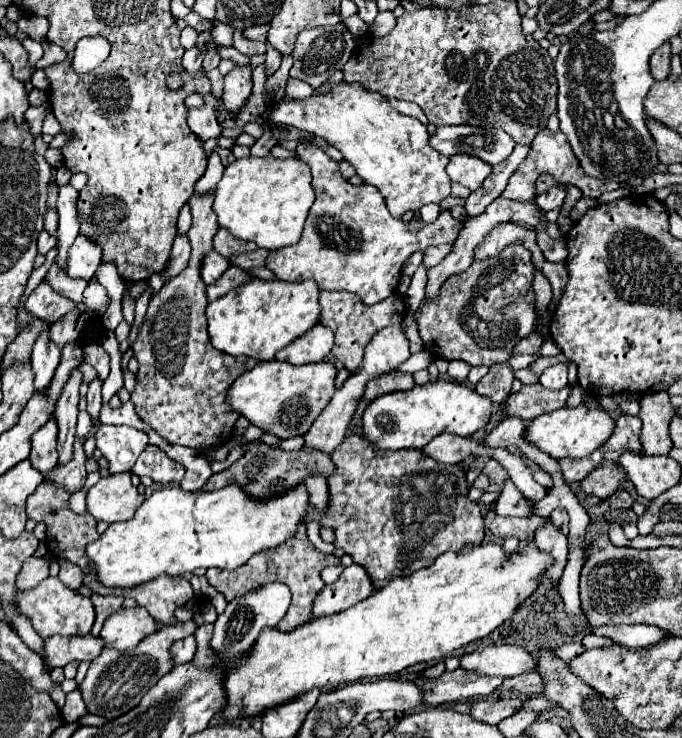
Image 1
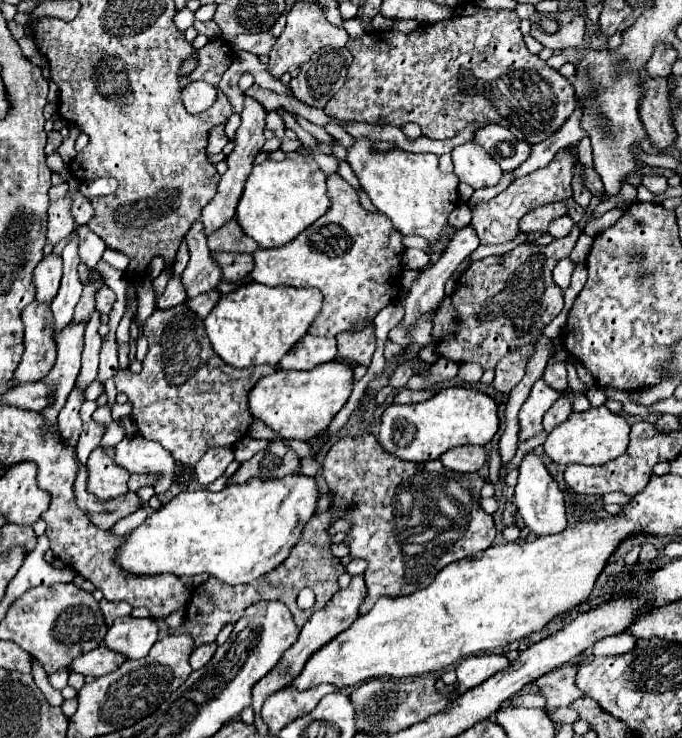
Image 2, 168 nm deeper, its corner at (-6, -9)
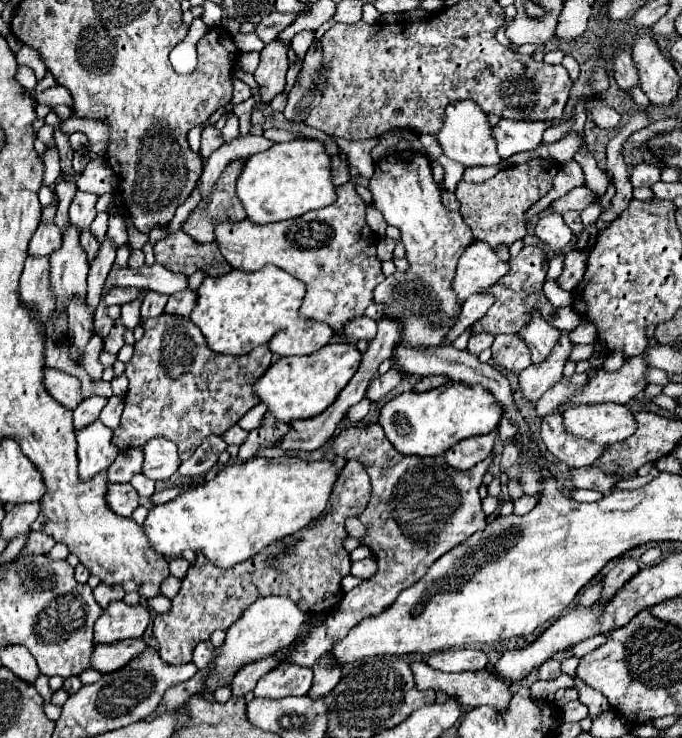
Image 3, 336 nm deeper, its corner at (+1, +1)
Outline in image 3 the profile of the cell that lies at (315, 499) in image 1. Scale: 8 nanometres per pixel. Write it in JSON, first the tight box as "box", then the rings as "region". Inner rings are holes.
{"box":[222,425,248,445],"region":[[[234,425],[230,431],[226,431],[226,433],[222,433],[222,439],[228,443],[228,445],[242,445],[244,443],[244,439],[248,437],[248,431],[244,431],[242,427],[238,427],[238,425]]]}

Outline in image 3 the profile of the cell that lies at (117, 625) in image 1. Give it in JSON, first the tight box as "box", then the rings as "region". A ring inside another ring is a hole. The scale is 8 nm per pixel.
{"box":[94,601,150,645],"region":[[[110,601],[110,605],[94,623],[94,643],[110,645],[120,639],[142,637],[148,623],[150,613],[142,605],[126,605],[124,601]]]}

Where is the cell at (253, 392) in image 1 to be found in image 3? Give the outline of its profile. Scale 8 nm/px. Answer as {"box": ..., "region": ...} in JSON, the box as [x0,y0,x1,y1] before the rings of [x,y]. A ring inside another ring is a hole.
{"box":[254,343,362,423],"region":[[[328,343],[320,351],[306,357],[280,357],[254,385],[260,401],[278,421],[290,423],[296,419],[308,419],[328,409],[338,393],[350,383],[358,371],[362,353],[352,343]]]}

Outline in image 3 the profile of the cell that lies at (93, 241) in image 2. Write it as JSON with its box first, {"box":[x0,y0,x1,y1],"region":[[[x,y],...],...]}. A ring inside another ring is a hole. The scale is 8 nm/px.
{"box":[70,190,98,229],"region":[[[78,190],[70,205],[70,223],[80,229],[86,229],[96,217],[96,201],[98,195]]]}

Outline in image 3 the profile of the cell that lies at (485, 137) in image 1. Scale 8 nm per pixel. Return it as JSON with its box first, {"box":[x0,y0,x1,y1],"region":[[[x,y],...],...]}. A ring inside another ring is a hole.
{"box":[492,119,550,159],"region":[[[502,119],[496,127],[492,127],[492,133],[496,137],[496,147],[502,159],[520,153],[520,151],[532,151],[542,143],[542,133],[550,127],[548,121],[514,121],[514,119]]]}

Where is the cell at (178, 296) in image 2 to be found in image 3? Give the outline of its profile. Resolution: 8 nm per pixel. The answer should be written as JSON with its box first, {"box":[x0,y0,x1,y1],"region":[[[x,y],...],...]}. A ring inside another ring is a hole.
{"box":[140,291,168,319],"region":[[[148,291],[146,297],[144,297],[144,301],[142,301],[142,307],[140,307],[142,319],[150,319],[150,317],[162,315],[162,313],[164,313],[164,307],[166,307],[166,301],[168,301],[166,295]]]}

